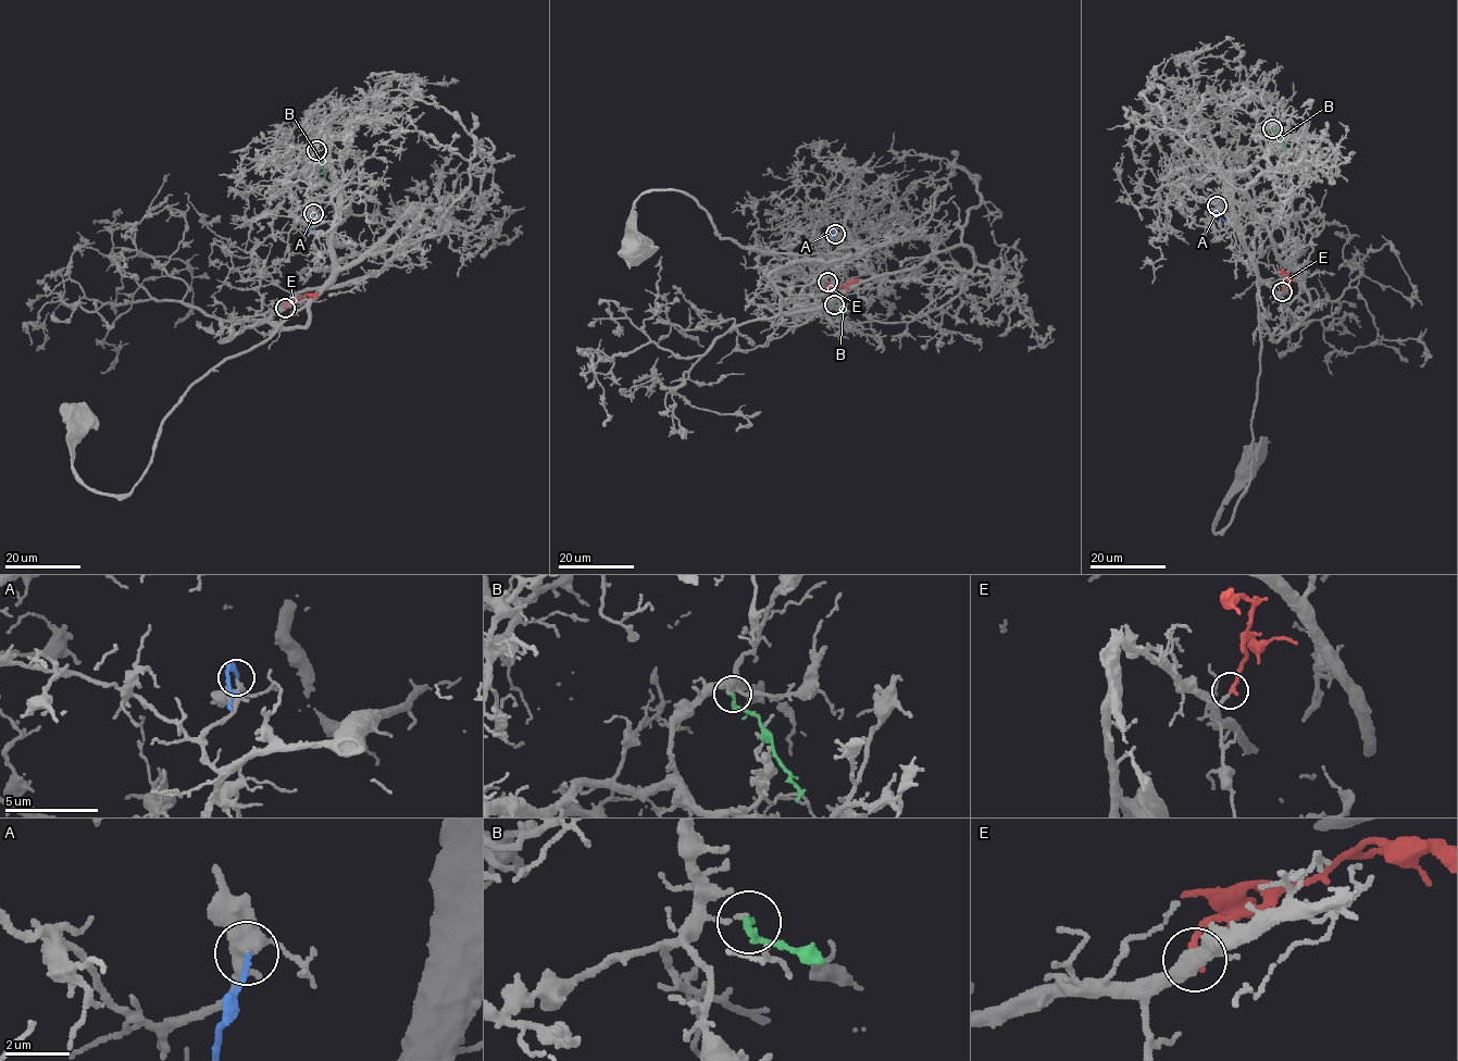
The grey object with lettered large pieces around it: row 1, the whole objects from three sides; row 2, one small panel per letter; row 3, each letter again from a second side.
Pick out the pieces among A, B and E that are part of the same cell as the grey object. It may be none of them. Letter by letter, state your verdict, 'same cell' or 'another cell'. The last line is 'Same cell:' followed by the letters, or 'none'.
A: another cell
B: another cell
E: same cell
Same cell: E

